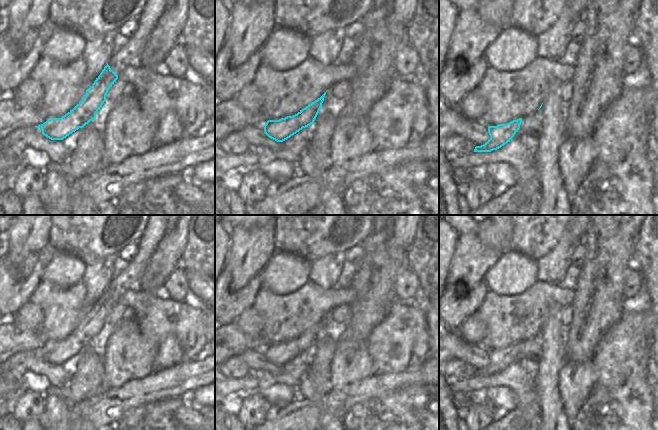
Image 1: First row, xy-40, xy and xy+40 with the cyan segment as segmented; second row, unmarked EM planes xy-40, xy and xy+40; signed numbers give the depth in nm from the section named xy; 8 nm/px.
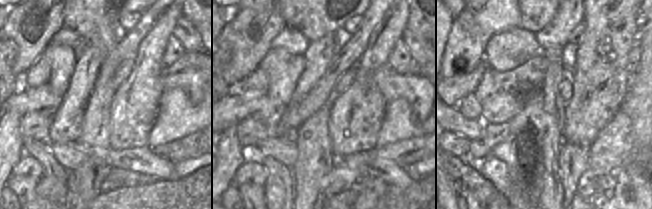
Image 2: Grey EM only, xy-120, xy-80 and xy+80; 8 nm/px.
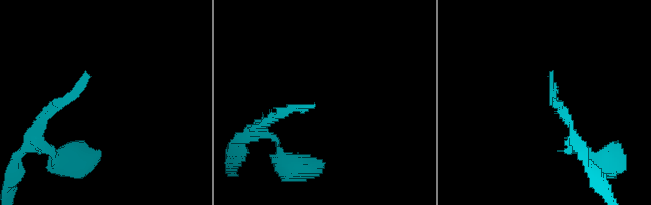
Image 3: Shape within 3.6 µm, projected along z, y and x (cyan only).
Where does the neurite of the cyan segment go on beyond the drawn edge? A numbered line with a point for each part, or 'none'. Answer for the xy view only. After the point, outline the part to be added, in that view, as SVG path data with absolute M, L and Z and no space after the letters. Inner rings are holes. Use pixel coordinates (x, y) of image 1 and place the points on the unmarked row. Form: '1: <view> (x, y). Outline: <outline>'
none.

